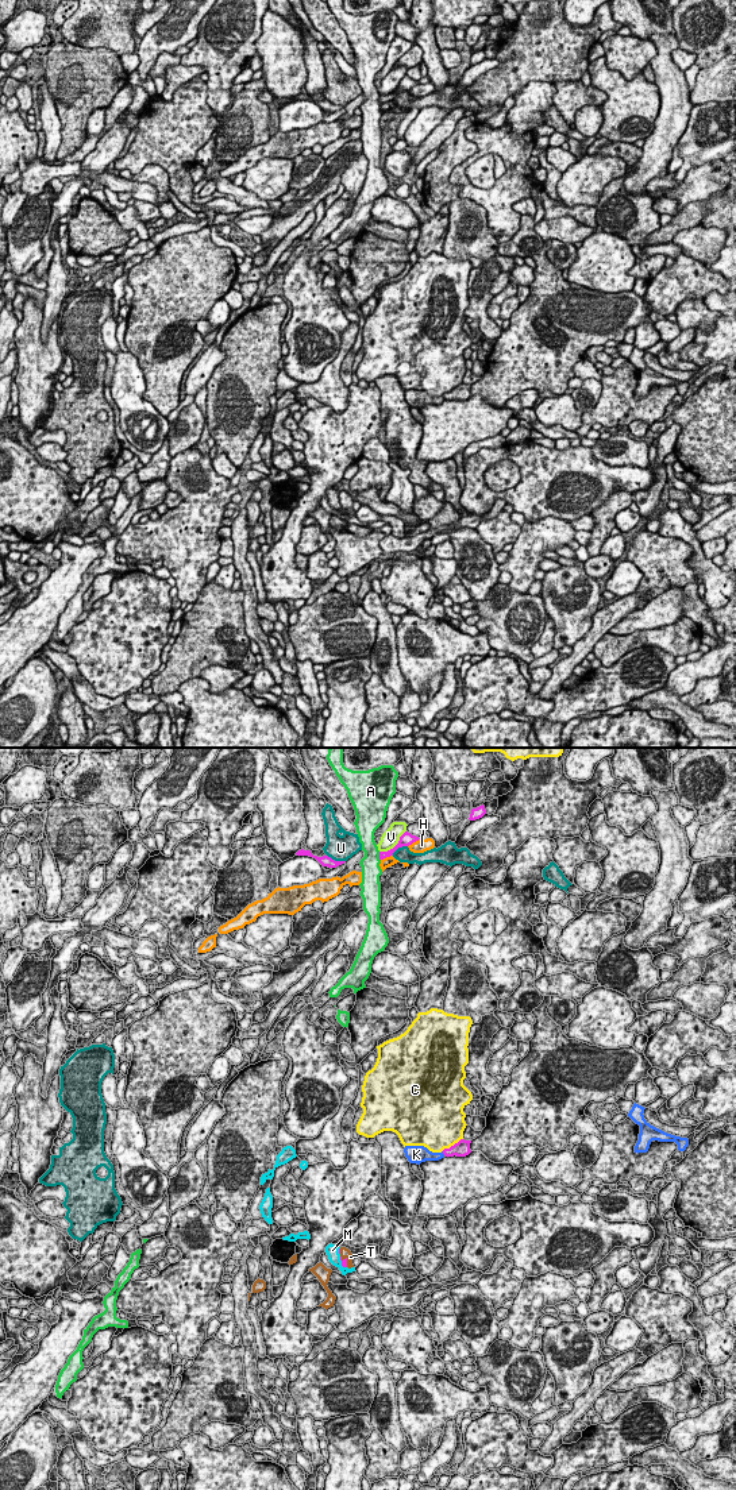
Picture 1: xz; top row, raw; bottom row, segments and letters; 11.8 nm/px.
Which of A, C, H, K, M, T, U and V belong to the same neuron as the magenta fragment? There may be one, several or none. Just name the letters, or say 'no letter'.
T

